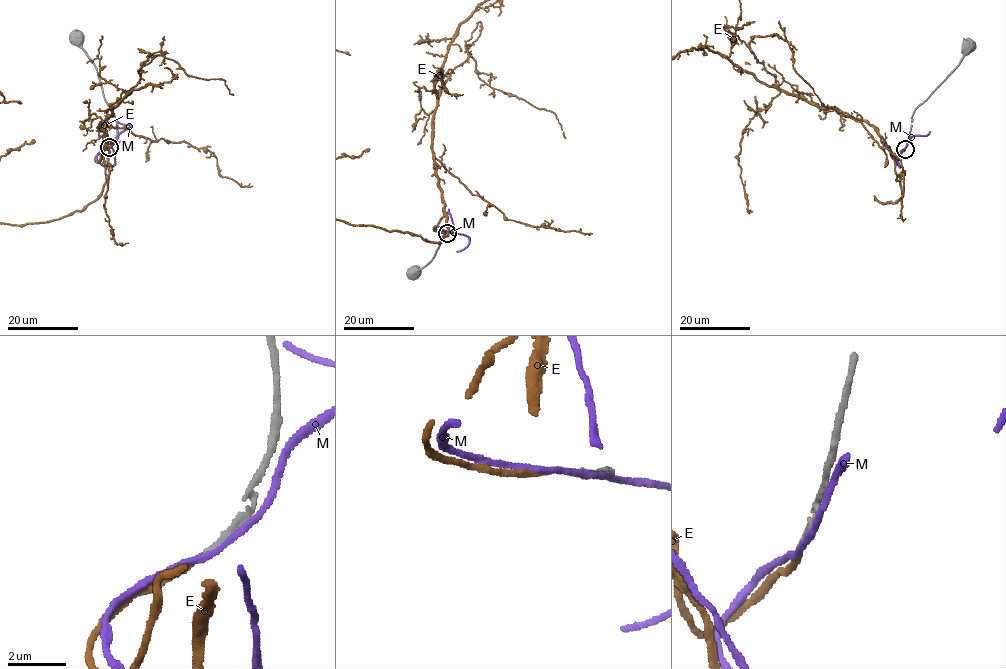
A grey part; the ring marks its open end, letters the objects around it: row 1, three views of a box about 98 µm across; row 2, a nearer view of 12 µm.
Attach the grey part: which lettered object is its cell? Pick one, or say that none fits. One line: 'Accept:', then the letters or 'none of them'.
Accept: E

